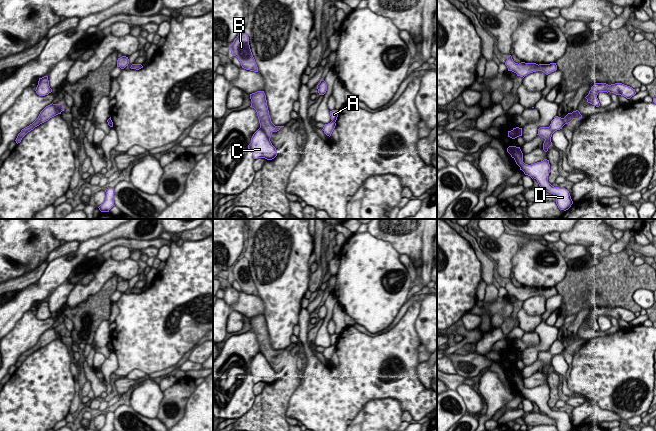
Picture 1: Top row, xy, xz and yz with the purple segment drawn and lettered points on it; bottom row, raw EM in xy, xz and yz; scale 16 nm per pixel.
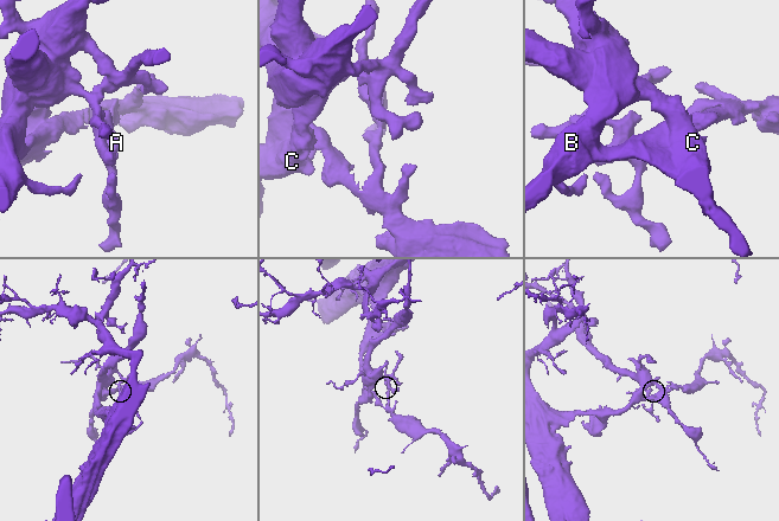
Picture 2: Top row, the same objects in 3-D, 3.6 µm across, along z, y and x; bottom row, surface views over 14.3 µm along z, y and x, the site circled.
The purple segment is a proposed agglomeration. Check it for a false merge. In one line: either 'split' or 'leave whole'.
split

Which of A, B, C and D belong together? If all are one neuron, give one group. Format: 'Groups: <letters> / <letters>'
Groups: A C D / B

